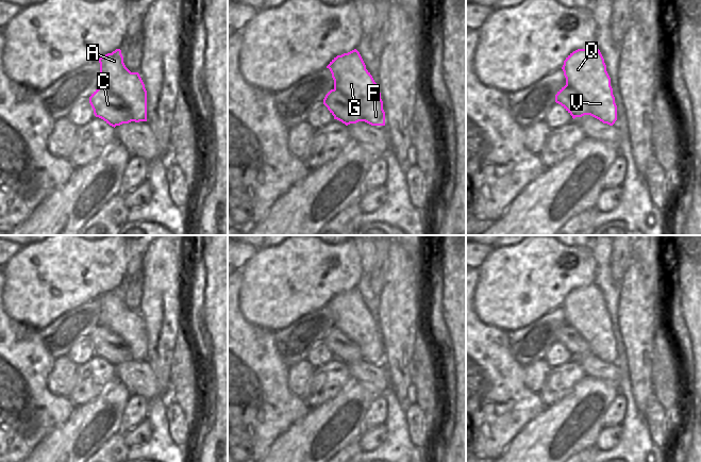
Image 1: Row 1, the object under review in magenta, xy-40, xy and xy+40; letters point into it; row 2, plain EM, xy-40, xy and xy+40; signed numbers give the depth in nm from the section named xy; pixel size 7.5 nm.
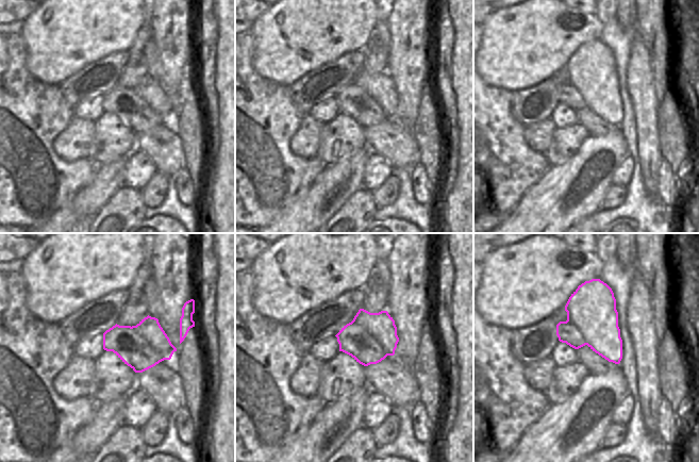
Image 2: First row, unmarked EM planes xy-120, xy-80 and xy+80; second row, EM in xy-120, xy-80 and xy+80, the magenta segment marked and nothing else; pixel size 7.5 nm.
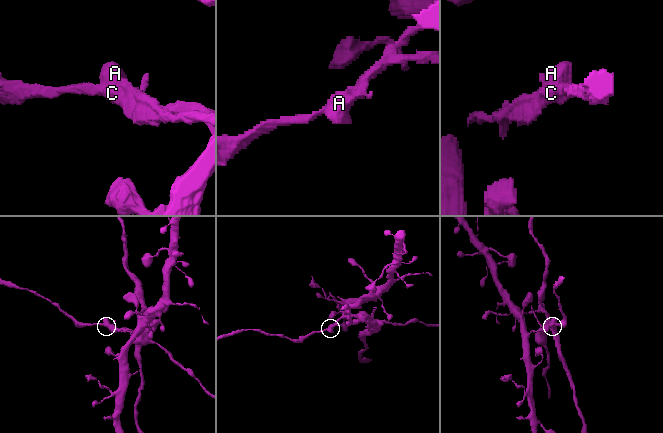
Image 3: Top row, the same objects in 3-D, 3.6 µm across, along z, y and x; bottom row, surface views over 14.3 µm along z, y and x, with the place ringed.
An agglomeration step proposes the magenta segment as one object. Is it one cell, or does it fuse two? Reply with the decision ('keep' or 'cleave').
cleave

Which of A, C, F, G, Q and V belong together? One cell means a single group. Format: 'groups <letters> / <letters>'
groups A F G Q V / C

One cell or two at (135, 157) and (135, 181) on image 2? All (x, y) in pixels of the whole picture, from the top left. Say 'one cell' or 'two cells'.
one cell

